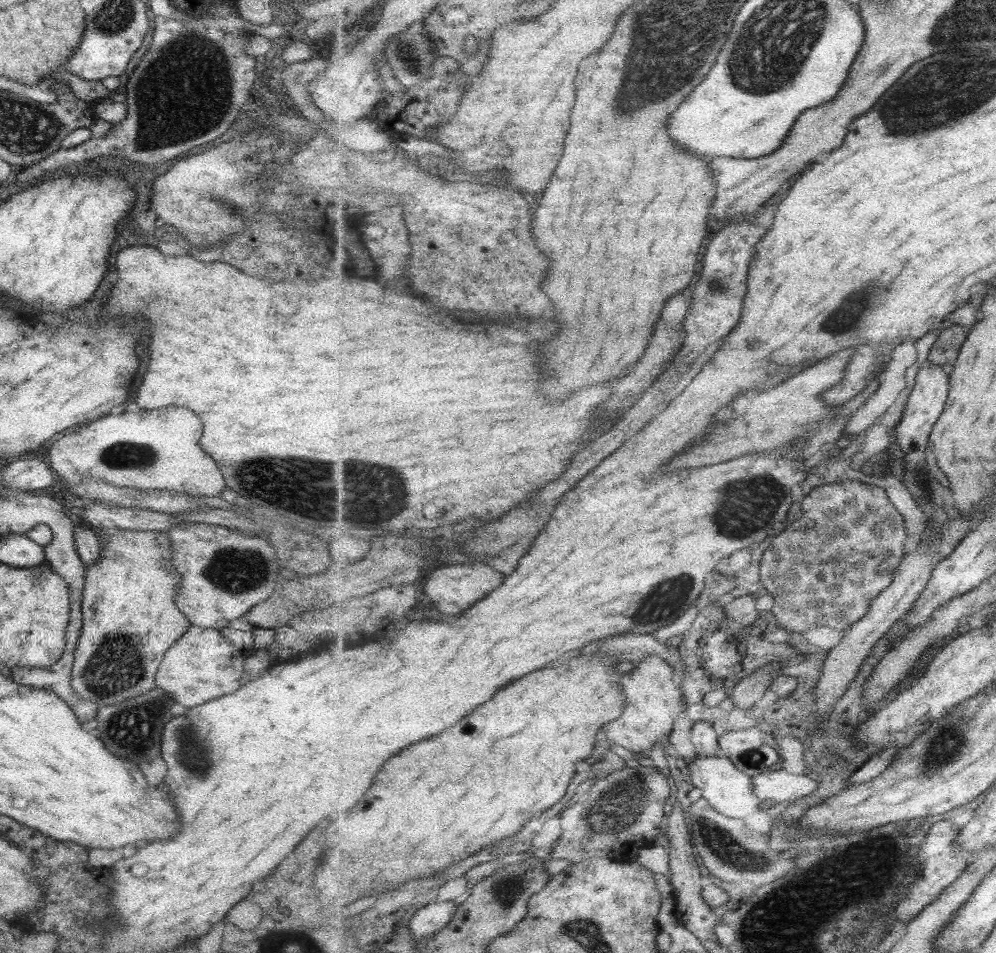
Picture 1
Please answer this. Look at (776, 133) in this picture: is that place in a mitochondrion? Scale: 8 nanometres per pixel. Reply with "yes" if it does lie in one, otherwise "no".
no

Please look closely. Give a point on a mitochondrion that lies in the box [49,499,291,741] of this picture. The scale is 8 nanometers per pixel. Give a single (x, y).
(118, 664)

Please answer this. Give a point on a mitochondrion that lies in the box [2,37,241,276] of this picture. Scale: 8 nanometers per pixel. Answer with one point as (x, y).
(152, 134)

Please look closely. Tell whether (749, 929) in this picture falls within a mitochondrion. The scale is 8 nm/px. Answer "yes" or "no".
yes

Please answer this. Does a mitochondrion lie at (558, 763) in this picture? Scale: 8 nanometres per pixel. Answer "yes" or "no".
no

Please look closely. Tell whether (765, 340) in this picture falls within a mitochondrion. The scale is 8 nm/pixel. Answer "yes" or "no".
no

